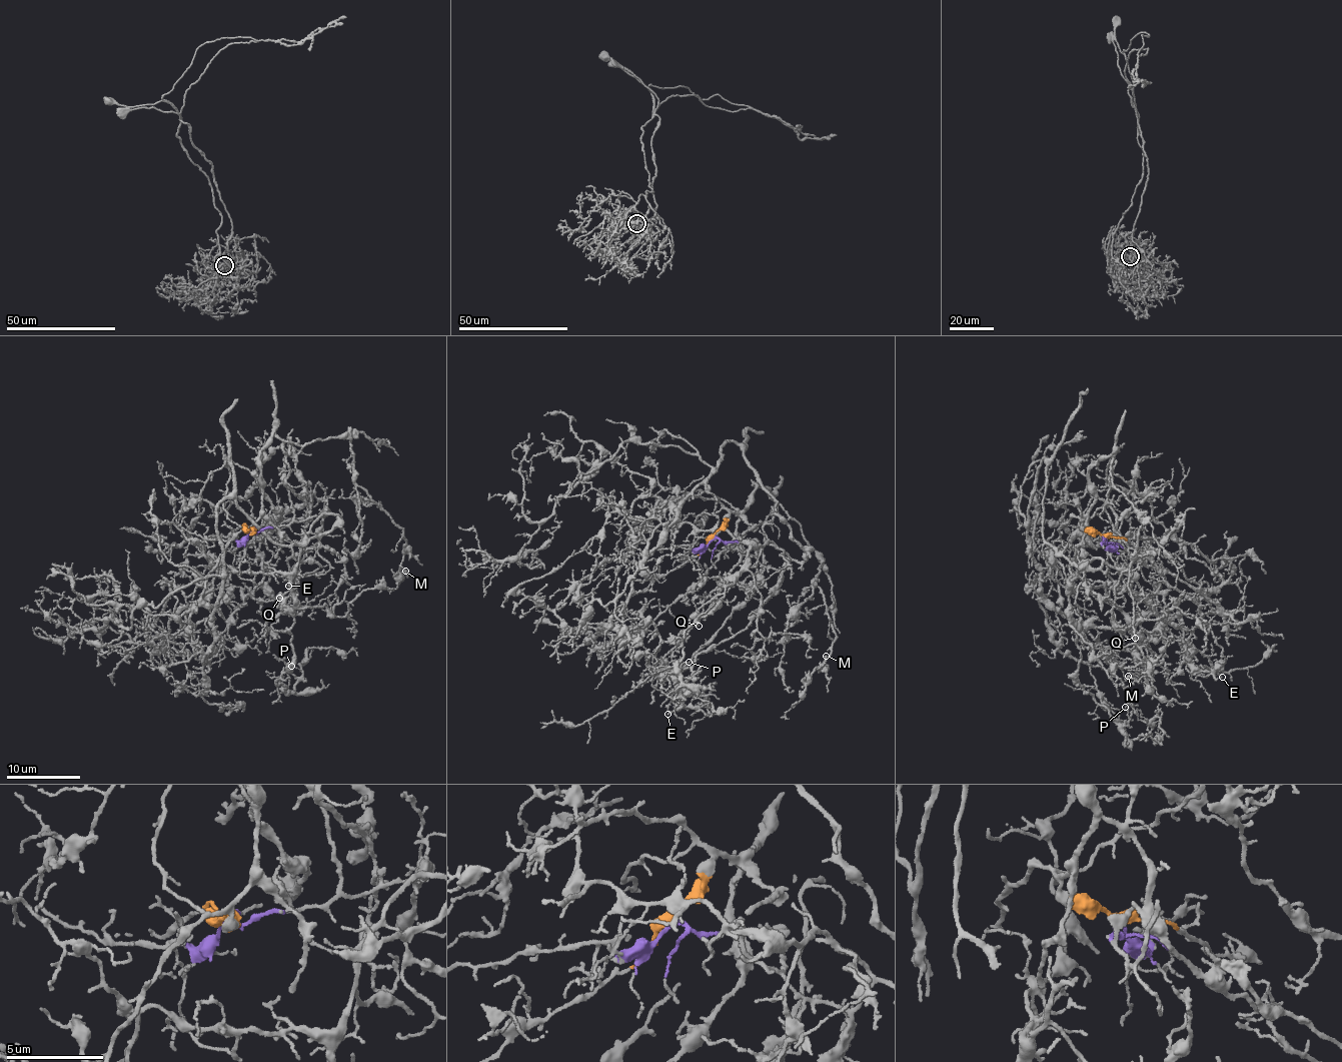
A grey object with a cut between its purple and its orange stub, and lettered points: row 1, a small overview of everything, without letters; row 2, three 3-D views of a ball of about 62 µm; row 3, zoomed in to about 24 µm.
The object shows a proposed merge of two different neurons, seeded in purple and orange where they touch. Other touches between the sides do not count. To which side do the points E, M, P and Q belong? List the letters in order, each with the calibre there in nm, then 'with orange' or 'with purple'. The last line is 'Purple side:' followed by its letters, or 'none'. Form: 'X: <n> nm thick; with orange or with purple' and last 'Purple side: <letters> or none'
E: 170 nm thick; with purple
M: 180 nm thick; with orange
P: 90 nm thick; with purple
Q: 140 nm thick; with purple
Purple side: E, P, Q

